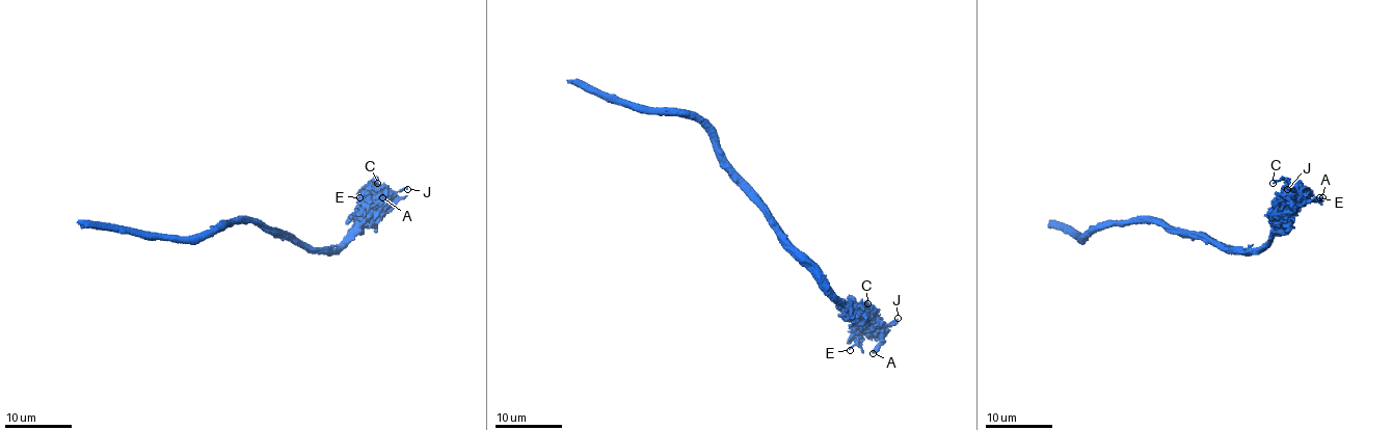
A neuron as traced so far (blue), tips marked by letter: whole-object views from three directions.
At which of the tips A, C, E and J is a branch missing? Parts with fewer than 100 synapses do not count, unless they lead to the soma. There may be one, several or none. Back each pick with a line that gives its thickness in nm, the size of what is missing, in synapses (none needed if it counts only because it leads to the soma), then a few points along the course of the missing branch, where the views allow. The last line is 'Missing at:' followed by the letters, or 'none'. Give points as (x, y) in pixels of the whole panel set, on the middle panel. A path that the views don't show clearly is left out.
Missing at: none

